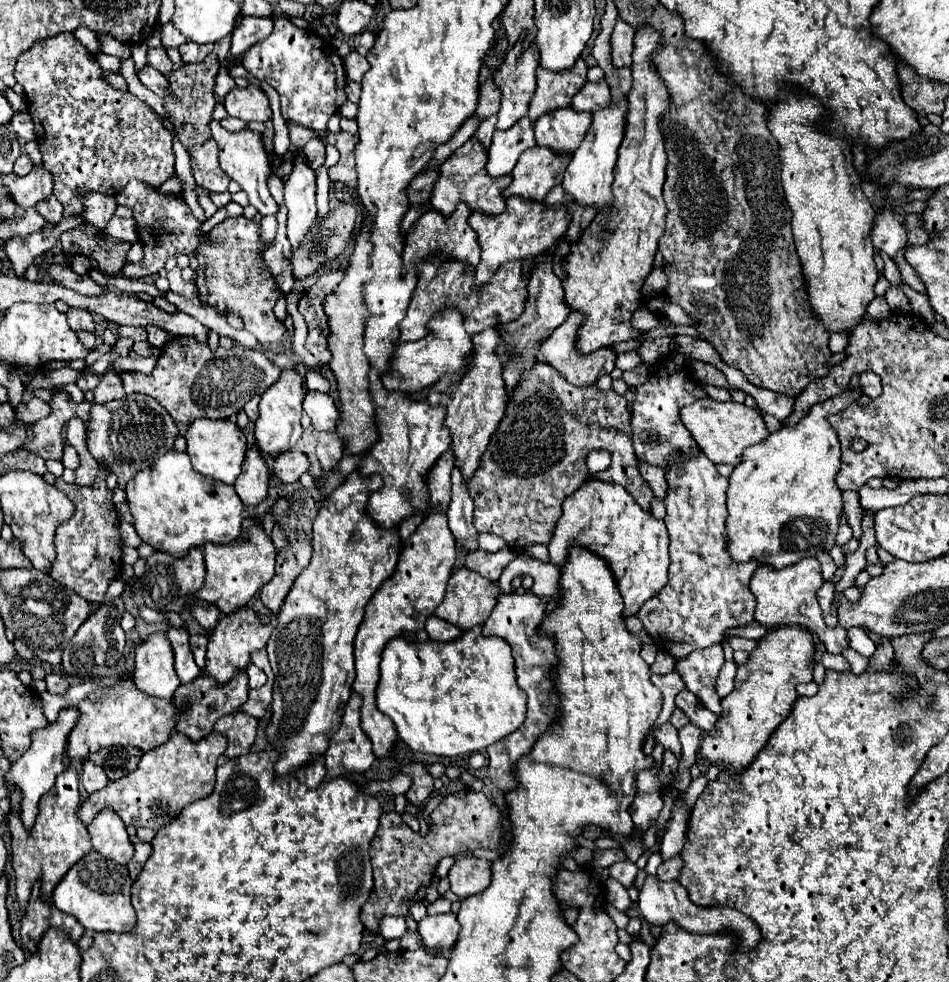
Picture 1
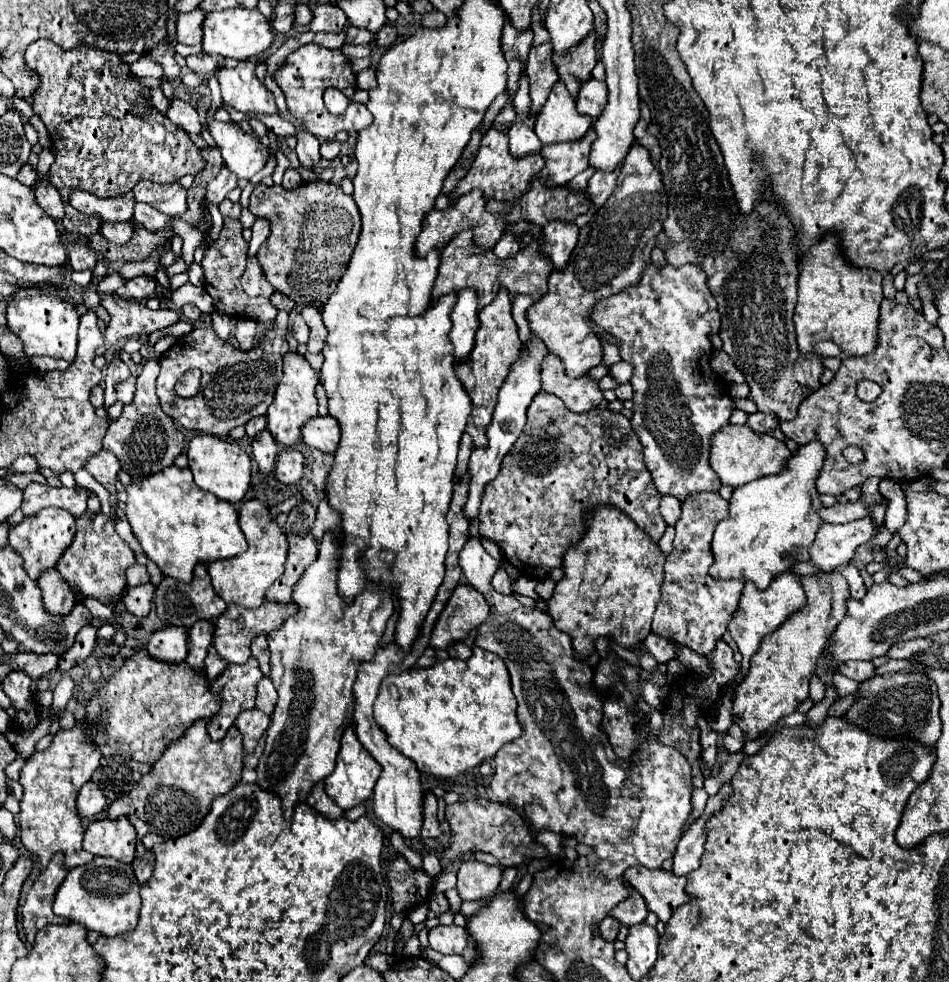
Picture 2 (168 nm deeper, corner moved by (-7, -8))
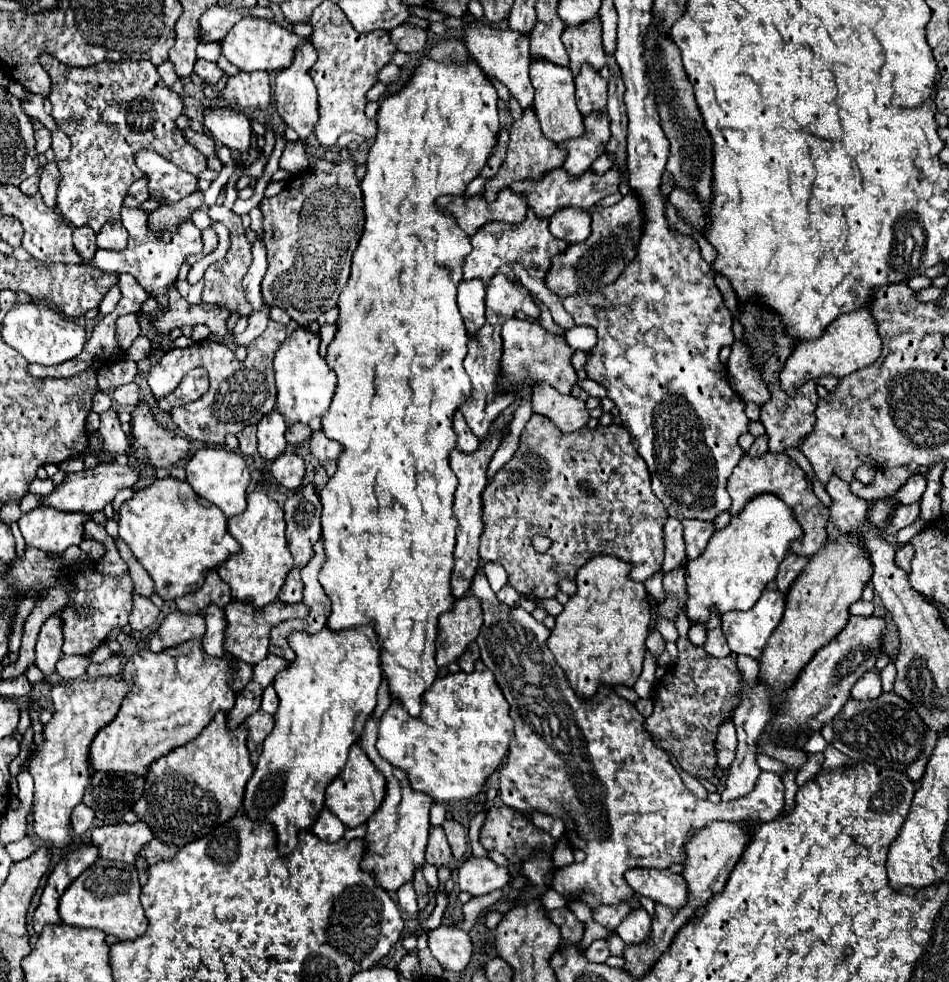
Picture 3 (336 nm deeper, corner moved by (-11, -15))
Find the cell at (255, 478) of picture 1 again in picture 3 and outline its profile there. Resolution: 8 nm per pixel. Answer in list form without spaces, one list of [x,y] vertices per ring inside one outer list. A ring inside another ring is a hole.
[[[278,411],[268,413],[260,423],[258,423],[258,453],[260,457],[274,461],[286,451],[286,427],[284,427],[284,417]]]

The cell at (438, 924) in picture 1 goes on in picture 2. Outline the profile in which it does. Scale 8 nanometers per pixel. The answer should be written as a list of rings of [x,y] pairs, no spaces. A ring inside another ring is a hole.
[[[438,924],[428,932],[430,948],[440,954],[462,954],[462,950],[468,944],[468,932],[466,928],[460,928],[456,924],[442,926]]]

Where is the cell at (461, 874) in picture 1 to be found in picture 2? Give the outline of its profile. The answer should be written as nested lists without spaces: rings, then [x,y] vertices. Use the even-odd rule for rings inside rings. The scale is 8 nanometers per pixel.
[[[464,860],[458,870],[458,892],[462,900],[480,900],[496,892],[502,878],[498,866],[488,866],[478,860]]]

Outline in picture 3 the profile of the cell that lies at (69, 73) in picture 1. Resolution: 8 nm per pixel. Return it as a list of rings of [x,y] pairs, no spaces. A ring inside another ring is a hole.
[[[42,53],[40,63],[52,79],[52,91],[48,95],[52,103],[52,117],[72,141],[70,155],[58,163],[58,211],[70,225],[90,227],[94,233],[100,233],[106,223],[120,223],[120,209],[128,187],[136,179],[144,177],[144,173],[134,163],[136,153],[142,149],[156,151],[158,155],[192,175],[198,175],[206,169],[206,157],[188,141],[184,141],[182,131],[176,127],[176,117],[184,109],[180,95],[172,93],[164,83],[160,83],[156,67],[150,61],[126,59],[120,63],[102,61],[92,67],[68,67],[50,53]]]

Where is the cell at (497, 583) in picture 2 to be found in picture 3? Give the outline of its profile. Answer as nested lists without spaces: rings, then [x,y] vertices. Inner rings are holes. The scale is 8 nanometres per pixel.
[[[510,585],[502,587],[496,595],[498,595],[498,599],[500,599],[502,603],[506,603],[506,605],[510,605],[510,607],[516,607],[516,605],[518,605],[518,599],[520,599],[520,593],[518,593],[514,587],[510,587]]]

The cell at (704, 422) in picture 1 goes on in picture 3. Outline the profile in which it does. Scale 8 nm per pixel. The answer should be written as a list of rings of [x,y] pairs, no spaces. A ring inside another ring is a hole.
[[[766,451],[764,455],[758,455],[758,457],[752,457],[752,455],[744,453],[742,459],[740,459],[740,463],[736,465],[736,471],[728,479],[728,493],[732,497],[732,507],[730,507],[730,513],[732,515],[738,515],[740,509],[754,495],[758,495],[758,493],[774,493],[786,505],[790,505],[792,511],[794,511],[794,515],[796,515],[796,519],[798,519],[798,523],[804,529],[804,535],[800,539],[796,539],[796,543],[792,545],[792,553],[798,553],[798,555],[814,555],[826,543],[826,539],[828,539],[826,523],[828,523],[830,512],[816,499],[816,495],[808,489],[804,471],[786,453]]]

